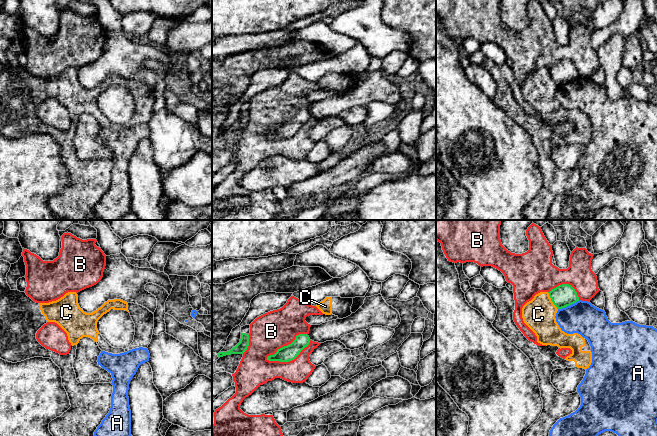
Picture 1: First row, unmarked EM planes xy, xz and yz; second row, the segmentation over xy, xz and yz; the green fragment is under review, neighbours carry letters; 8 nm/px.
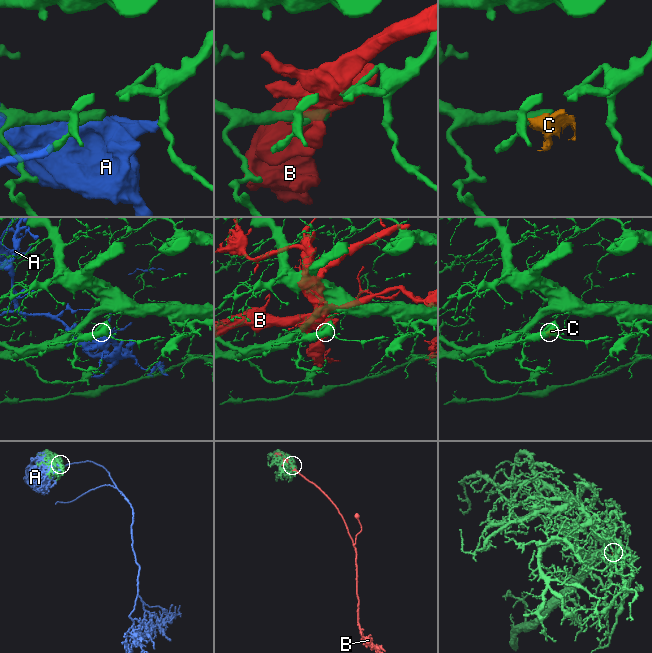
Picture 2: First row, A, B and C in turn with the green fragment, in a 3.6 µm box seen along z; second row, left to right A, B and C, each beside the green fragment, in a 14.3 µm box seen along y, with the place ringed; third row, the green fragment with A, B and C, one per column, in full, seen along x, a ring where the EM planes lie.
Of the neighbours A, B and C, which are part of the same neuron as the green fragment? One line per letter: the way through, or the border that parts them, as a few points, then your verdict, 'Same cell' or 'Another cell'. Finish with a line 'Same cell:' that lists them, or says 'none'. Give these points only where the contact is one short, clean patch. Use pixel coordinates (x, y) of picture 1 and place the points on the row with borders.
A: Another cell
B: Another cell
C: Boundary: yz (547, 292), (557, 309). Another cell
Same cell: none

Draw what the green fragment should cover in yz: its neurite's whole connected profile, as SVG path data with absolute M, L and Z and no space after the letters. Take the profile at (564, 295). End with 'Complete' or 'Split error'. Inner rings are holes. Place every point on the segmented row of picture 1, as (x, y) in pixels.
M569 284L559 285L548 293L551 301L557 307L557 309L565 308L579 301L577 292Z. Complete

